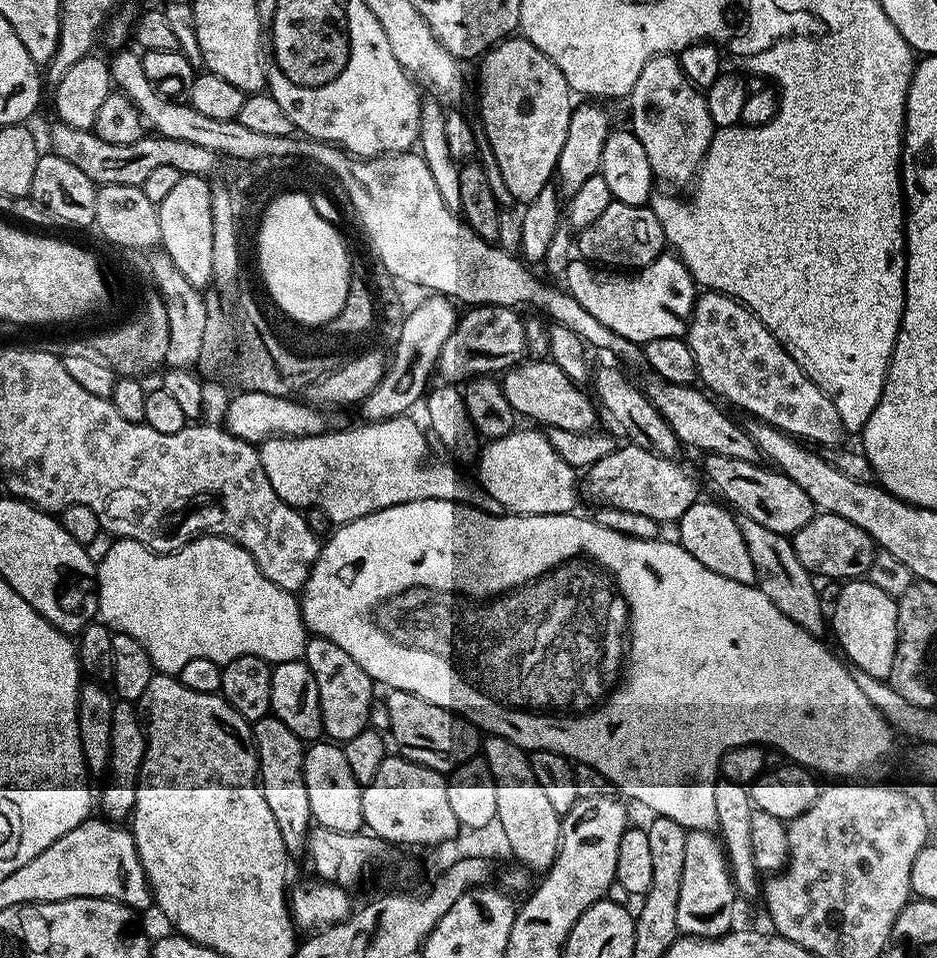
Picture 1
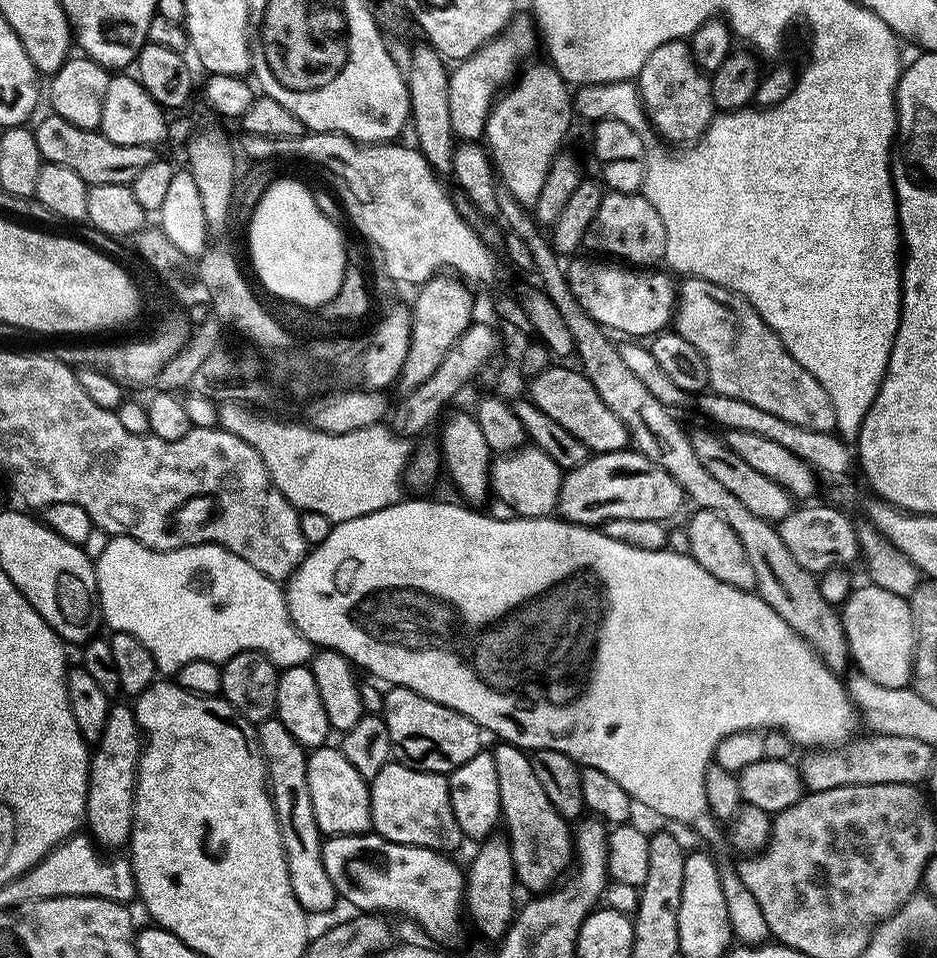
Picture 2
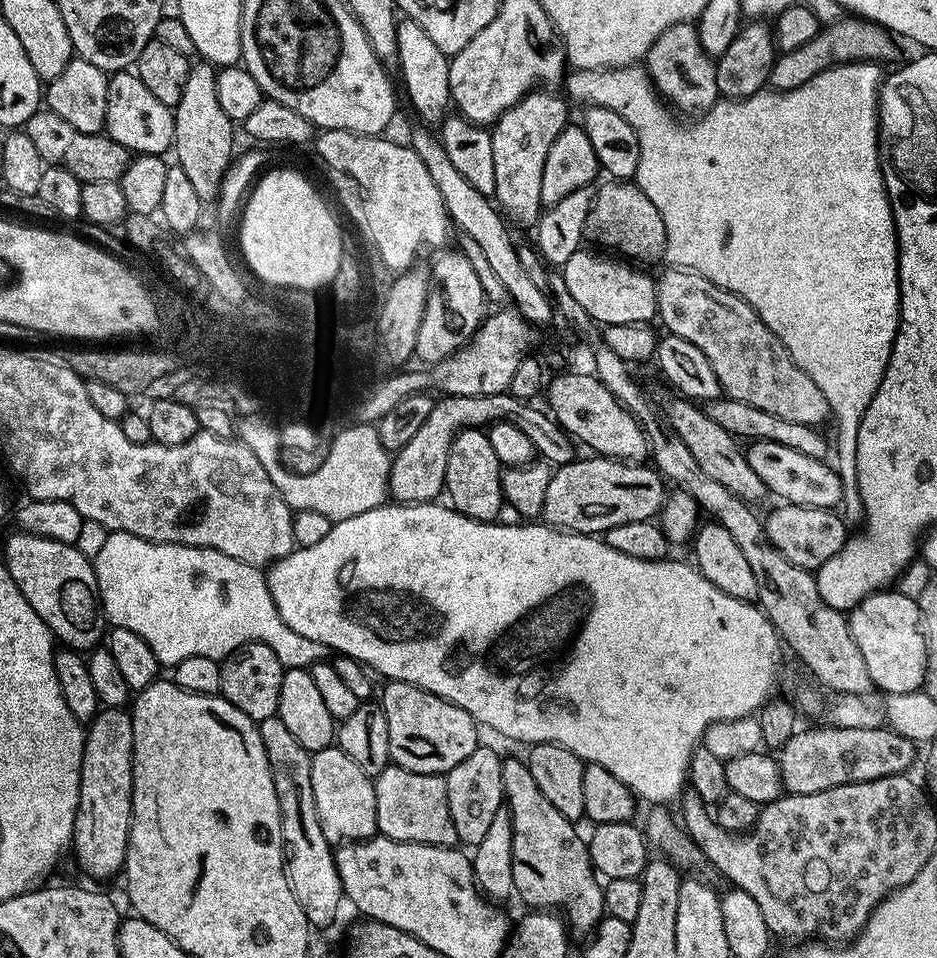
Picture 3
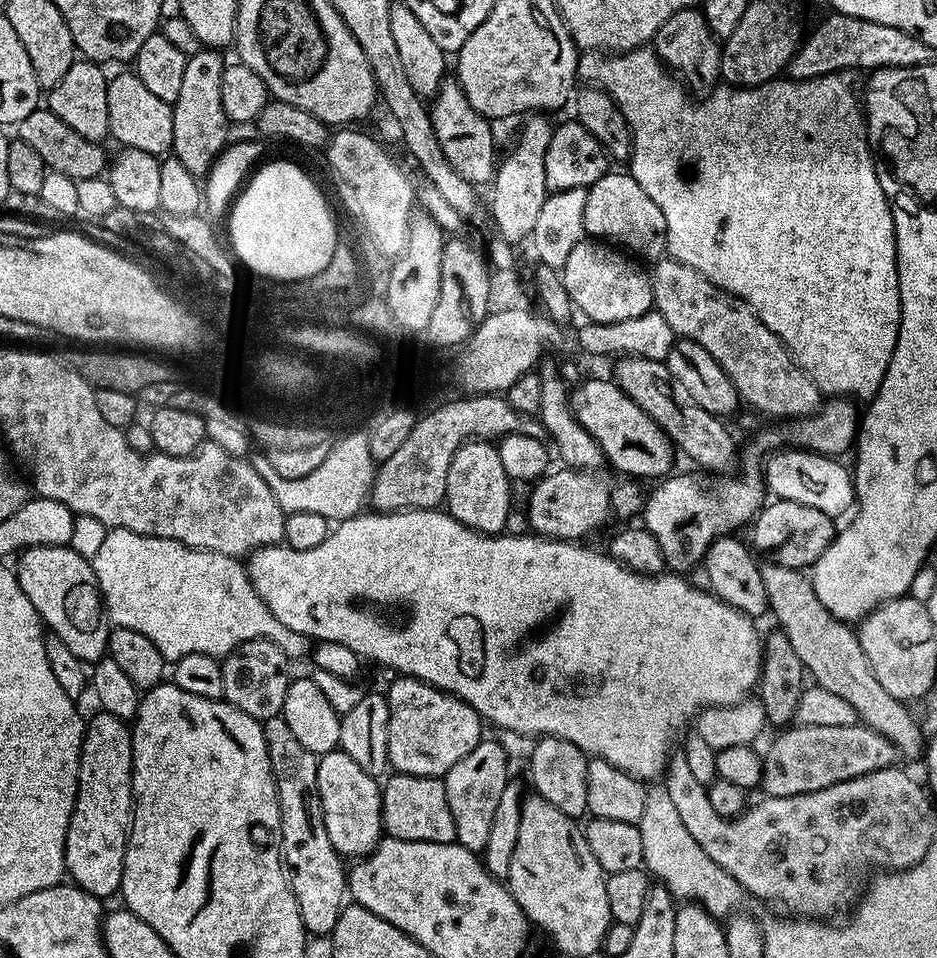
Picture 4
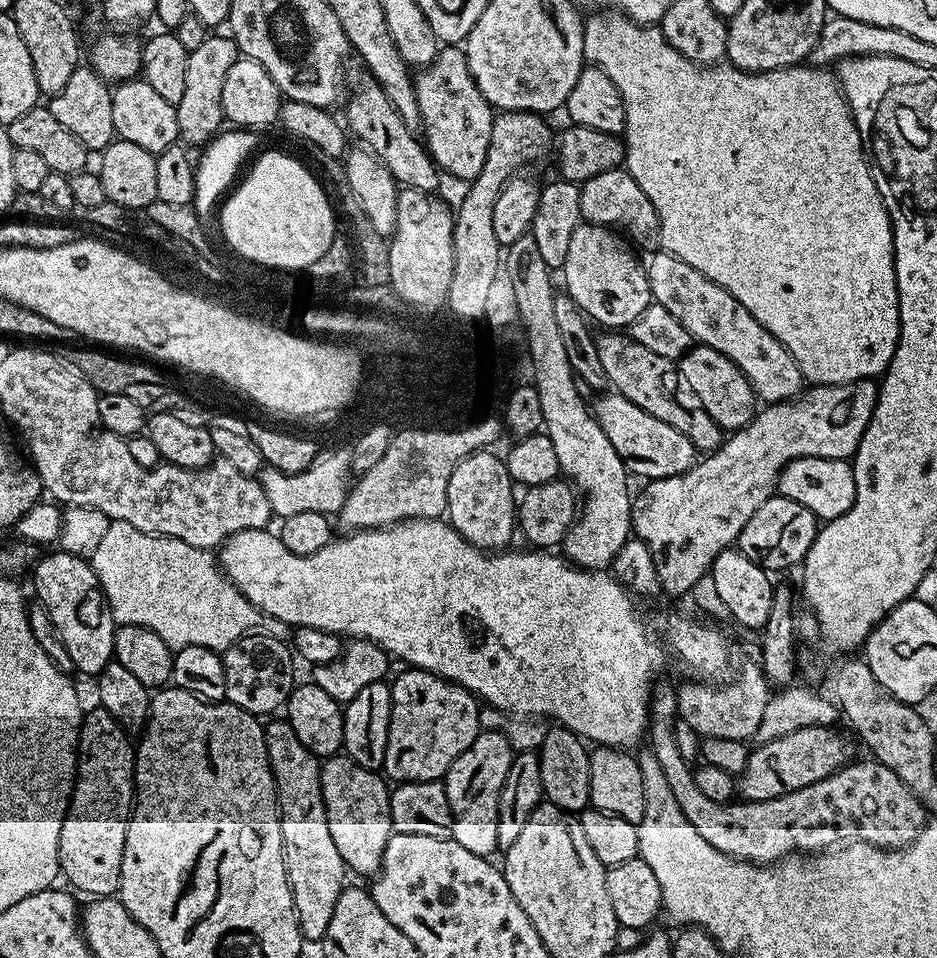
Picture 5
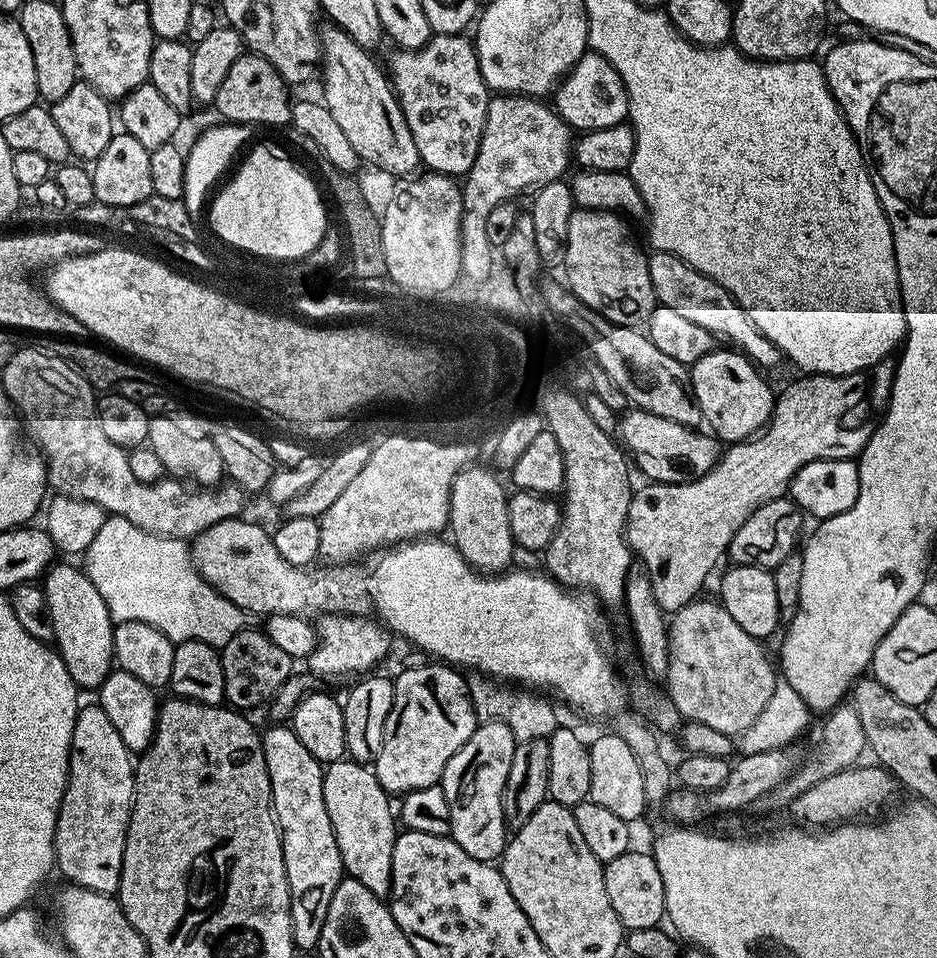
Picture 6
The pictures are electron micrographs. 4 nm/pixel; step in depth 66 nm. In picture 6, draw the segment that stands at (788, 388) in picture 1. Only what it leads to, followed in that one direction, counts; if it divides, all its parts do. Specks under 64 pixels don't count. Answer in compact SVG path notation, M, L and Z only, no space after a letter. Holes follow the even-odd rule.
M653 251L648 256L648 269L654 294L661 305L682 314L687 321L702 326L717 341L734 346L735 351L744 353L760 370L772 368L782 360L782 354L774 346L774 342L770 342L770 338L766 338L762 330L754 326L745 308L721 284L714 282L697 268L692 268L681 256Z

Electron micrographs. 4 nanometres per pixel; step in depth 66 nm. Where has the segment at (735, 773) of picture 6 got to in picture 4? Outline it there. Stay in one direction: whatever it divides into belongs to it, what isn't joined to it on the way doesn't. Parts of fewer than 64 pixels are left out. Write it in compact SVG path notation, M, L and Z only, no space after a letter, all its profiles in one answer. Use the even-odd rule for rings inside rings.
M859 722L848 726L797 723L785 727L781 732L784 733L769 746L768 752L763 753L760 788L764 796L793 796L826 790L826 786L893 767L898 760L896 748L885 736Z

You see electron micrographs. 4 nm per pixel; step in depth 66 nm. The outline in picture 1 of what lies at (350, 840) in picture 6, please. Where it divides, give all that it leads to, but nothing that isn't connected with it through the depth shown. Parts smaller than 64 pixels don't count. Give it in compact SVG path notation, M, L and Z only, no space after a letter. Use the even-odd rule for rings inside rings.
M309 743L304 750L304 777L312 818L319 827L342 834L359 833L364 828L362 818L364 789L351 773L350 766L346 763L346 754L339 743Z

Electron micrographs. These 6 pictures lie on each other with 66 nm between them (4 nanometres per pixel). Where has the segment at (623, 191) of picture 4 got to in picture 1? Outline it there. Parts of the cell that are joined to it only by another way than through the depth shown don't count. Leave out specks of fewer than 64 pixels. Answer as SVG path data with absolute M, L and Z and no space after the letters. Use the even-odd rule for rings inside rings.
M613 200L612 204L606 206L606 211L591 226L579 229L578 252L583 259L597 266L615 266L620 270L643 270L648 267L650 262L654 262L658 257L665 255L666 241L662 222L652 213L651 207L643 204L628 206L626 202Z

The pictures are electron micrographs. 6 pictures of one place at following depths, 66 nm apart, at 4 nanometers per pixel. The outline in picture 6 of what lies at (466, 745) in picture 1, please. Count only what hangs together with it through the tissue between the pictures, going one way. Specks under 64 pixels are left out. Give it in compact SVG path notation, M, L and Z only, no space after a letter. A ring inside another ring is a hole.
M428 662L418 669L406 669L394 680L394 702L390 718L386 718L386 734L382 750L374 761L374 771L378 782L389 794L403 794L422 790L426 786L440 783L446 770L446 762L462 750L462 746L474 734L477 726L471 695L468 693L468 680L455 667L444 662Z

